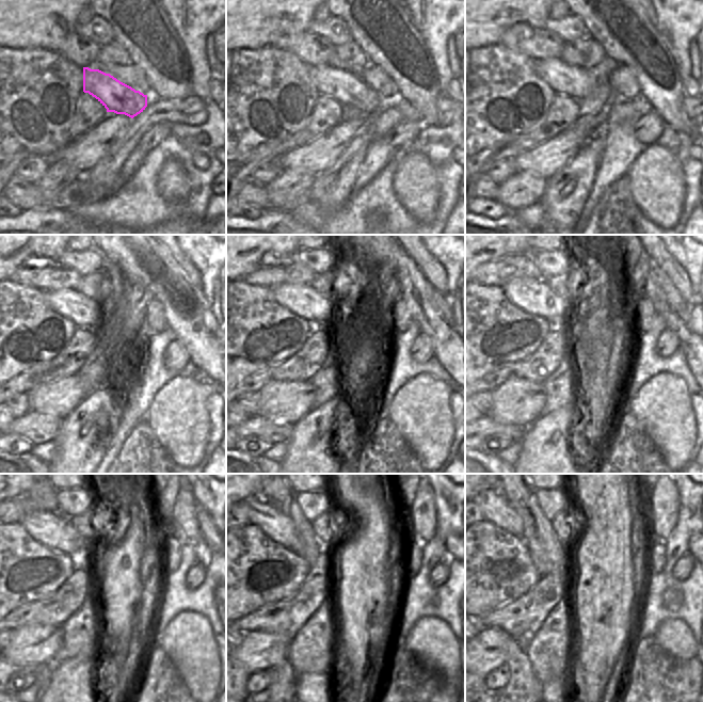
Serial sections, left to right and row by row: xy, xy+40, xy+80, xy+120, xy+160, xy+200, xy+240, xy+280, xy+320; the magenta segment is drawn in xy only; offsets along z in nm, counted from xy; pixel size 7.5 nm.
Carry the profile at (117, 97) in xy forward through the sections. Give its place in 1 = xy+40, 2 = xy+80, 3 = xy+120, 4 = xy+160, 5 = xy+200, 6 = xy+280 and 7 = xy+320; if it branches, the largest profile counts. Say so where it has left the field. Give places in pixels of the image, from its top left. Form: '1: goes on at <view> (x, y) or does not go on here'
1: goes on at xy+40 (358, 100)
2: goes on at xy+80 (590, 88)
3: goes on at xy+120 (84, 312)
4: goes on at xy+160 (303, 300)
5: goes on at xy+200 (536, 297)
6: goes on at xy+280 (277, 526)
7: goes on at xy+320 (495, 508)

